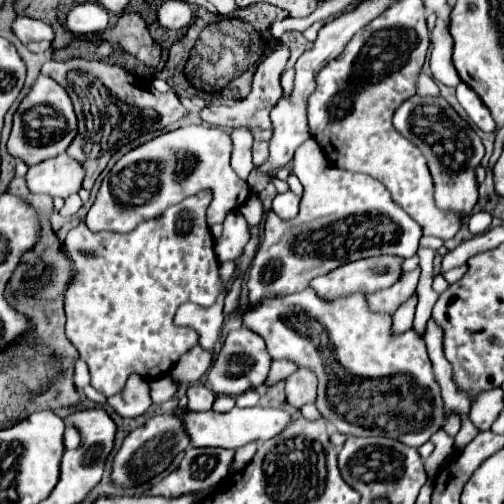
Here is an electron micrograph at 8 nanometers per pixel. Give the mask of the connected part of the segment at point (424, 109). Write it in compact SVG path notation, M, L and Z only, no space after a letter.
M411 96L393 116L393 126L425 154L435 180L435 202L439 208L469 214L477 202L475 166L483 158L483 144L475 130L441 96Z

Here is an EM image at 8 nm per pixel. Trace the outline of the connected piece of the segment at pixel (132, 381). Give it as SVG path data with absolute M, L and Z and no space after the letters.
M131 374L119 394L107 398L107 404L123 418L137 418L151 406L149 386L139 374Z

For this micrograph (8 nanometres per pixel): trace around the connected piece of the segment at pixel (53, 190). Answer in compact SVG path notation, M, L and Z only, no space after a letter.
M61 154L31 166L27 172L27 186L35 194L49 194L67 198L81 190L85 178L85 168L71 158L69 154Z

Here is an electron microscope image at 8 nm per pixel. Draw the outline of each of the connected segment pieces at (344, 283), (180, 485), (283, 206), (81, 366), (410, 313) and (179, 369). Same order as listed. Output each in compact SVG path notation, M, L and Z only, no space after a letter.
M375 256L375 258L361 258L357 262L349 262L345 266L339 266L337 270L325 274L325 276L317 276L311 280L311 288L317 292L319 298L327 300L327 302L333 302L337 298L345 298L349 294L355 294L355 292L361 292L361 294L373 294L377 290L383 290L383 288L389 288L393 286L393 282L397 282L403 274L403 258L401 256Z
M189 446L185 456L175 472L163 478L159 484L137 496L165 496L177 498L183 494L199 492L211 486L217 486L225 476L229 462L233 460L233 450L213 450L213 448L195 448Z
M283 192L283 194L277 194L275 200L273 200L273 210L285 218L285 220L293 220L299 212L299 202L301 198L293 192Z
M83 360L75 362L75 378L73 380L75 380L77 390L83 390L89 384L89 372L87 372L87 366Z
M409 298L409 302L401 304L401 308L397 310L397 314L393 316L393 324L391 324L391 330L393 334L403 334L407 330L411 330L411 324L413 324L413 316L415 316L415 306L417 306L417 298Z
M195 346L187 354L183 354L181 360L177 362L177 366L173 366L173 370L169 370L167 374L173 380L181 380L181 382L193 384L209 370L209 366L211 366L211 352Z

